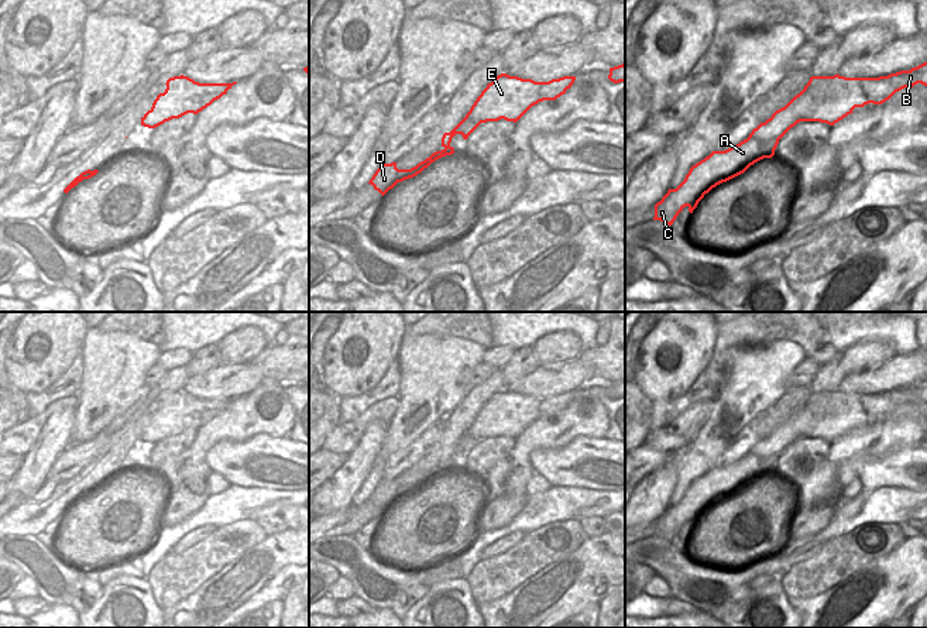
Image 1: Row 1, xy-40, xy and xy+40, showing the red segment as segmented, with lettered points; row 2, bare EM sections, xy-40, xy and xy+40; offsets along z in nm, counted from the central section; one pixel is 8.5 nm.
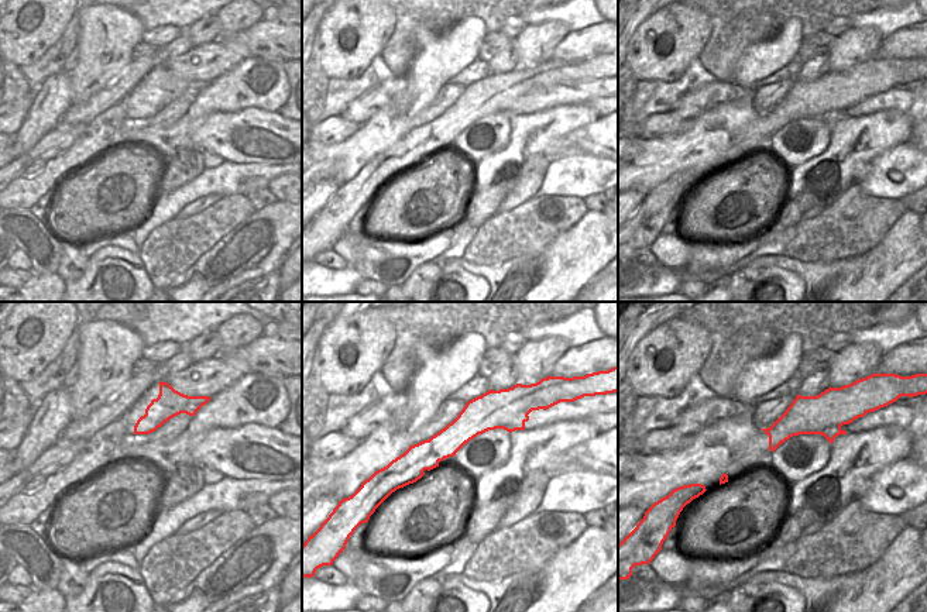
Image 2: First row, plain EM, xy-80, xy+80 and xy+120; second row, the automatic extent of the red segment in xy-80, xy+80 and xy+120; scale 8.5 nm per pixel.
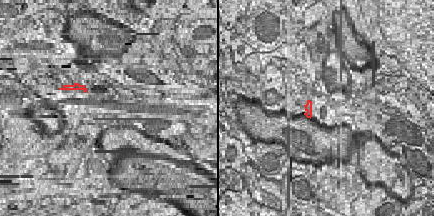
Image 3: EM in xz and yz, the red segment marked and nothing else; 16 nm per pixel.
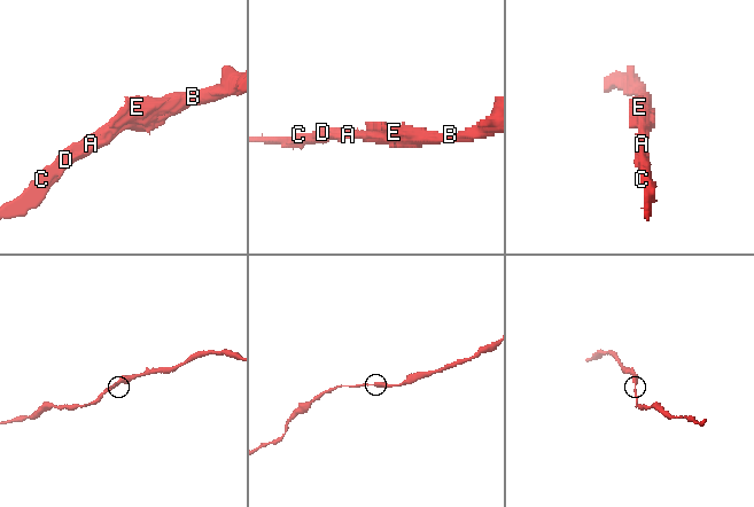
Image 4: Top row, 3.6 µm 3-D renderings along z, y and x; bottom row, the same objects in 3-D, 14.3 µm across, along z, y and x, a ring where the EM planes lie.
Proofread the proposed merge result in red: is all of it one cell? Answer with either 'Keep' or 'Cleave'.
Keep

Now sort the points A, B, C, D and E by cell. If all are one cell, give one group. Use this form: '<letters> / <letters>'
A B C D E

